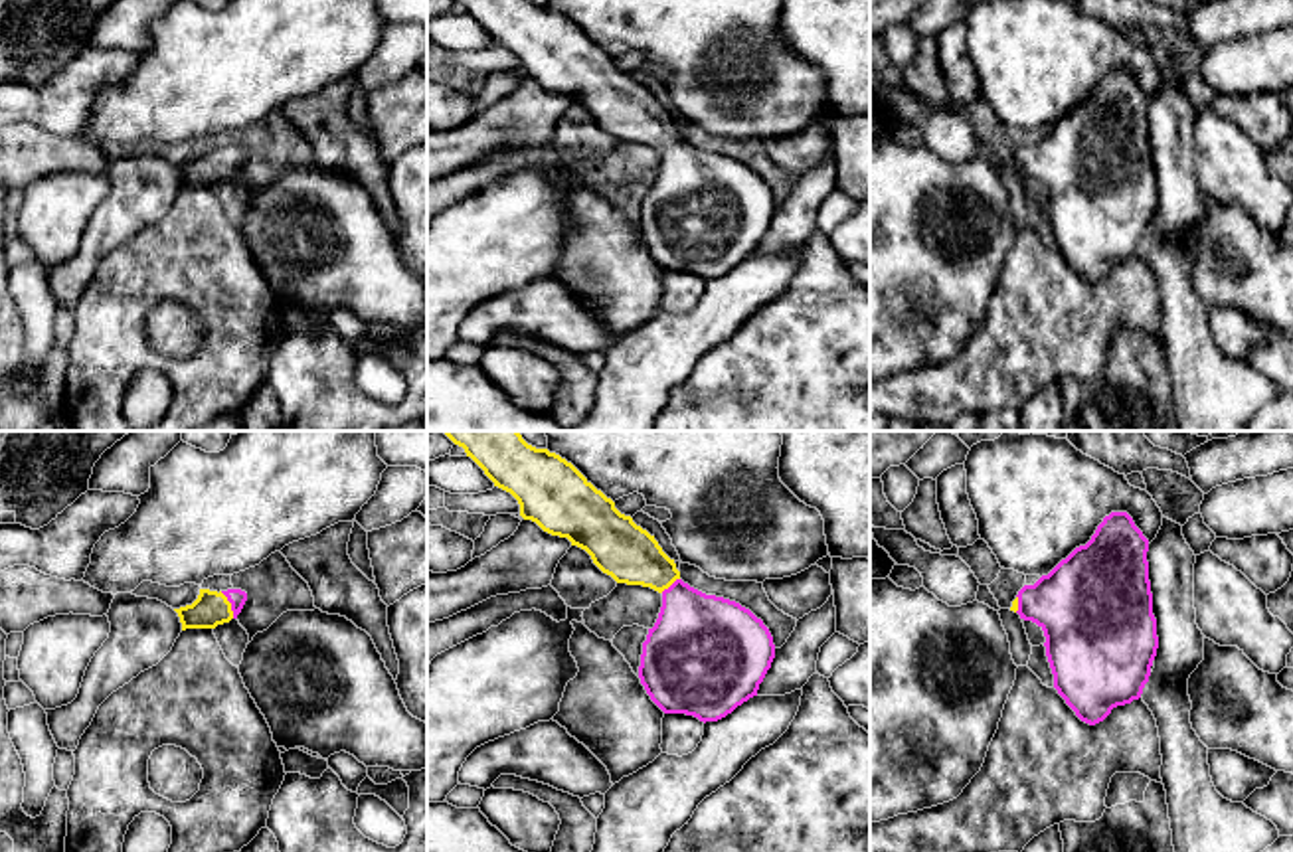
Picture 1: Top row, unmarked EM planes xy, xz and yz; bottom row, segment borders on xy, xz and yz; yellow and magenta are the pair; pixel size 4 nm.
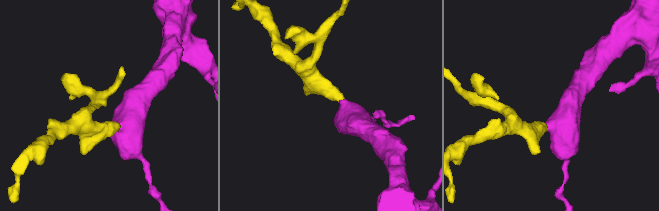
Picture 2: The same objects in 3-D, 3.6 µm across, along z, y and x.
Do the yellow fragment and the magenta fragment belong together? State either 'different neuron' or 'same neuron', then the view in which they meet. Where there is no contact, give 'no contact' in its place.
same neuron; contact in xy

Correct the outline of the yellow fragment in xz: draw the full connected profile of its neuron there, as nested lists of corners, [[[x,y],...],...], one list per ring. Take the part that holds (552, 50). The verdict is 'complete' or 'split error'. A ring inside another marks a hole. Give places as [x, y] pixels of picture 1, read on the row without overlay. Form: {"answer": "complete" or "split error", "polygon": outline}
{"answer": "split error", "polygon": [[[528,0],[455,2],[465,6],[494,43],[518,57],[524,77],[585,107],[617,140],[650,144],[662,152],[658,176],[643,200],[639,235],[664,271],[686,271],[704,281],[718,279],[757,253],[775,215],[775,202],[769,186],[749,166],[684,140],[674,117],[662,109],[654,93],[621,71],[611,55],[560,12]]]}

